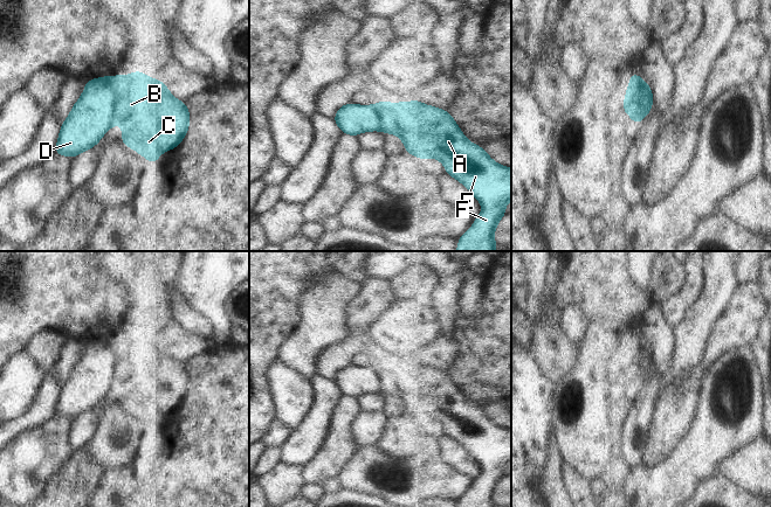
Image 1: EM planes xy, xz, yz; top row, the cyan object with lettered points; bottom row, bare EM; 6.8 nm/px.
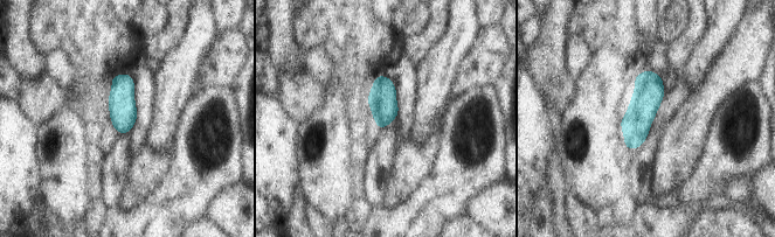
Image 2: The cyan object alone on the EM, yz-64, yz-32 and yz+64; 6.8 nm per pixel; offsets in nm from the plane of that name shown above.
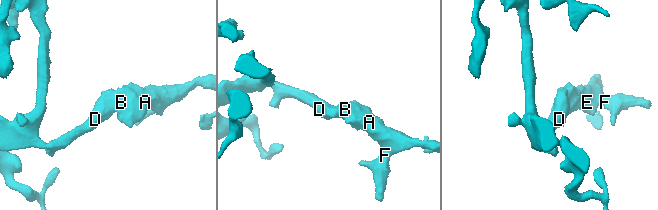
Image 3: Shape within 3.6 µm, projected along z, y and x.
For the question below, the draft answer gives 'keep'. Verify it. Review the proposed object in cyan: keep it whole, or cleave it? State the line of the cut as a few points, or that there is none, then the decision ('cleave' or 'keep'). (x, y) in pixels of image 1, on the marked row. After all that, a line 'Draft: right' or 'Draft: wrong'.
xy (114, 77), (114, 81), (119, 87), (118, 120) | cleave
Draft: wrong

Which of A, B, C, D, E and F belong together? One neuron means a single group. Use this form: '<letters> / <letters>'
A B C E F / D

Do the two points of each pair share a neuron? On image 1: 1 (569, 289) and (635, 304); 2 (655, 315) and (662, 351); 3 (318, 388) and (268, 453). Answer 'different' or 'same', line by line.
1: same
2: same
3: different

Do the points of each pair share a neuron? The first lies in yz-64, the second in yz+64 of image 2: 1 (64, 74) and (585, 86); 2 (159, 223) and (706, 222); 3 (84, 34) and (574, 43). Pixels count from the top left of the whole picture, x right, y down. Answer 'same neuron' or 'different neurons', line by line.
1: different neurons
2: different neurons
3: different neurons

